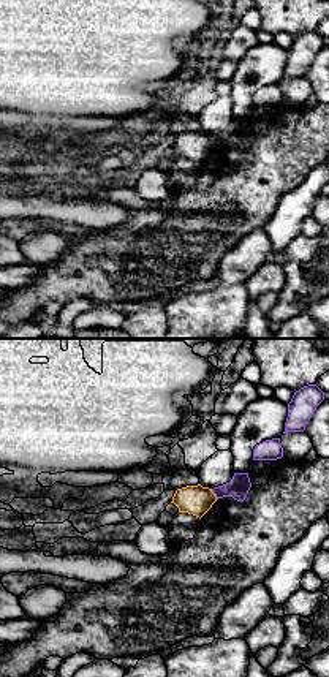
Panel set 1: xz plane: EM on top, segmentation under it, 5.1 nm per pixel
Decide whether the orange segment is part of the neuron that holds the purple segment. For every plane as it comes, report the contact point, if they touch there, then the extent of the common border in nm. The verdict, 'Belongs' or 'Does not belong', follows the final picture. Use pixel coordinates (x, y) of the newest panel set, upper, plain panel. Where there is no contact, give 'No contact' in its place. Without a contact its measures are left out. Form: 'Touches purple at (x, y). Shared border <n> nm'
Touches purple at (214, 138). Shared border 70 nm

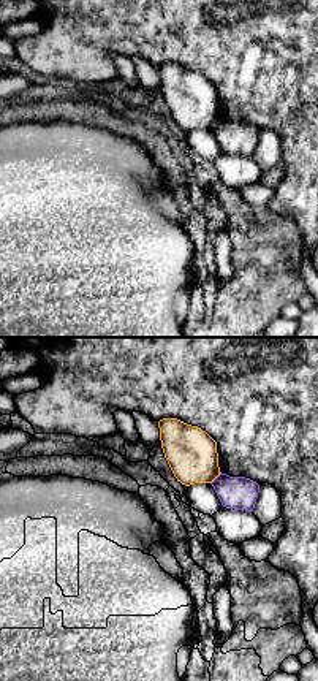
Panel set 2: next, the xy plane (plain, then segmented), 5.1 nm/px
Touches purple at (215, 124). Shared border 80 nm

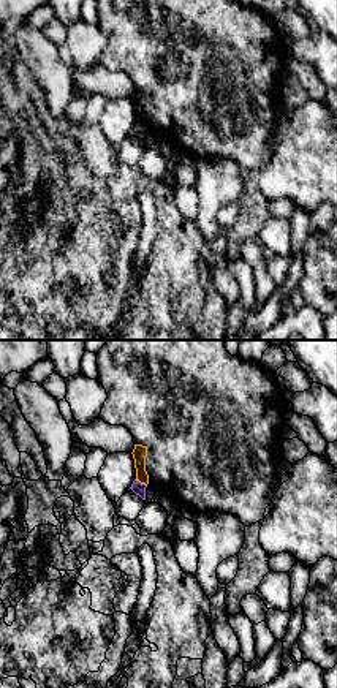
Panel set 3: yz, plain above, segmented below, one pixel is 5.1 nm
Touches purple at (140, 128). Shared border 70 nm

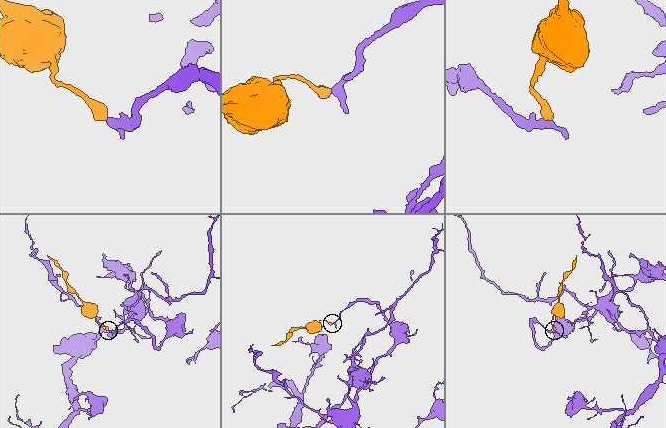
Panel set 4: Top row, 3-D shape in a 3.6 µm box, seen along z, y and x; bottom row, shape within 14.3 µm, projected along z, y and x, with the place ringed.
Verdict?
Does not belong

